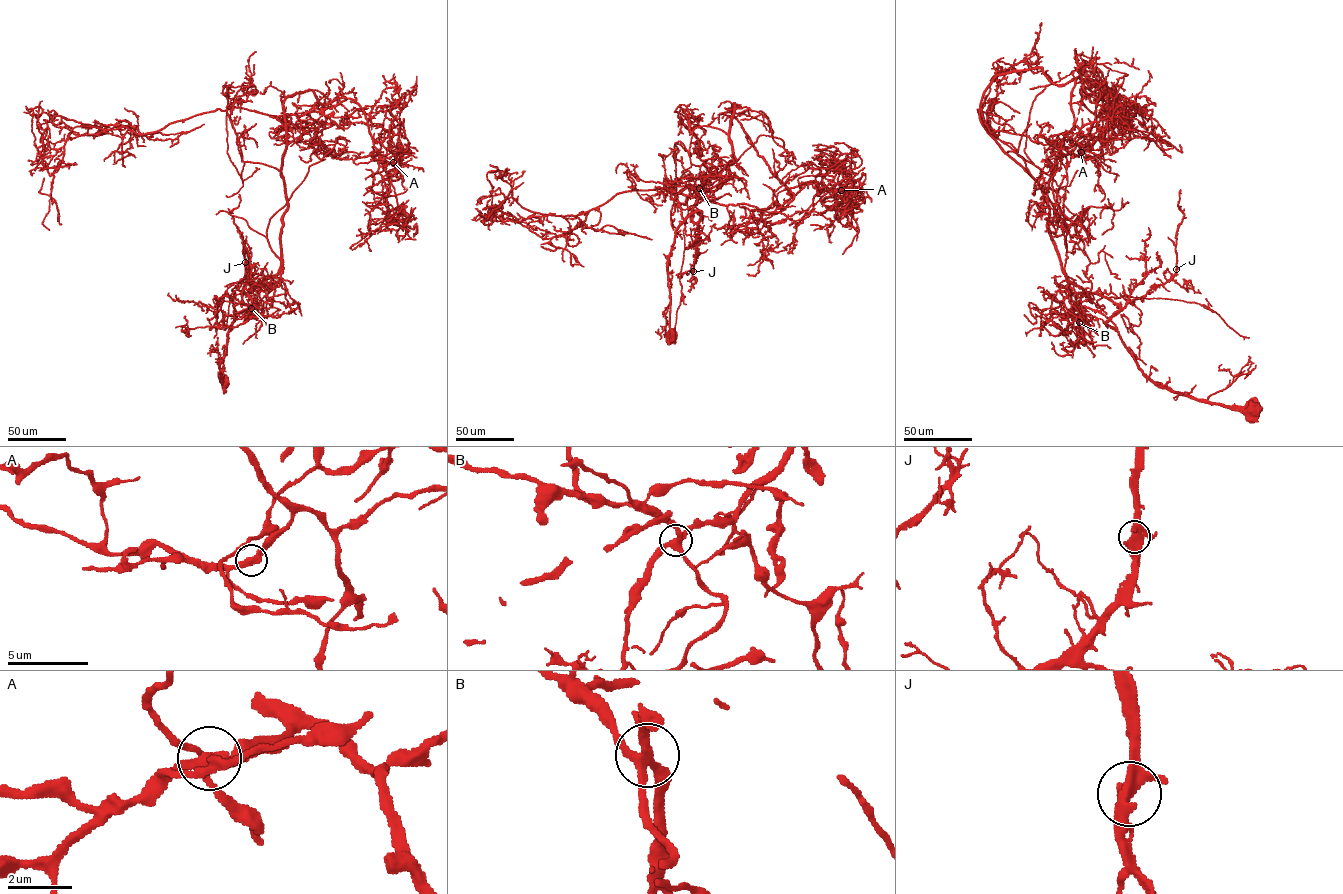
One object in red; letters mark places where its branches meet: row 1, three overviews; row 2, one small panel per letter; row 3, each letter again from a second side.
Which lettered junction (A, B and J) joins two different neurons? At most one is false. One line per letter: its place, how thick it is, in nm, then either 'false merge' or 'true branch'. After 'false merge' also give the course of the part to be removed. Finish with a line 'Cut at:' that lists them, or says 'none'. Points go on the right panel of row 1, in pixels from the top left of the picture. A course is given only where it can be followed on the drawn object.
A: (1081, 152) | 320 nm | true branch
B: (1079, 322) | 320 nm | false merge | (1079, 322), (1081, 313), (1067, 288), (1064, 221), (1017, 154), (1021, 136), (1031, 123)
J: (1176, 269) | 360 nm | true branch
Cut at: B

